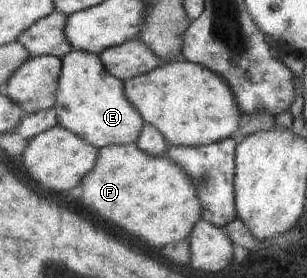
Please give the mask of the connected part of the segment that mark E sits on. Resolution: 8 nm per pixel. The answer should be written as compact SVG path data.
M75 49L62 62L58 103L54 107L60 125L99 148L137 142L144 126L142 116L126 98L124 82L110 74L100 56Z

